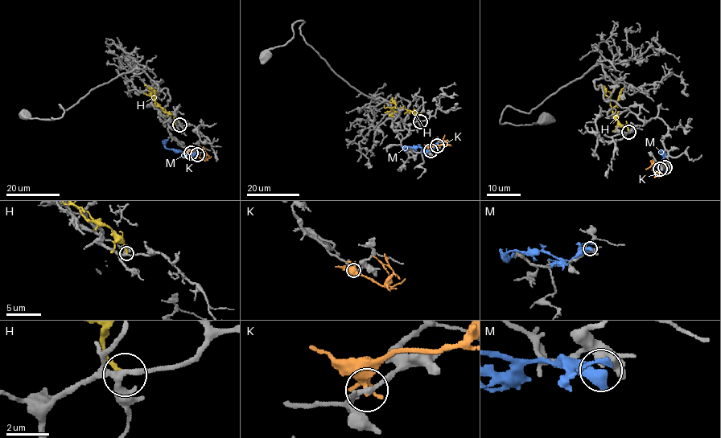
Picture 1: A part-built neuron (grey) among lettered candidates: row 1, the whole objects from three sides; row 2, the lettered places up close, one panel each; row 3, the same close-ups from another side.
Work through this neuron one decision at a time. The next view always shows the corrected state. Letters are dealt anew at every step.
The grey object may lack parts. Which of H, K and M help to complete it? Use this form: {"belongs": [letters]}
{"belongs": []}

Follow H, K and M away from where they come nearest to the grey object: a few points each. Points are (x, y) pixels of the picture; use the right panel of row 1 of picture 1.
H: (628, 132), (626, 125), (621, 124), (612, 116), (610, 100), (616, 80)
K: (665, 167), (659, 170), (657, 175), (653, 165), (645, 169)
M: (660, 169), (665, 167), (661, 163), (664, 151), (661, 149)

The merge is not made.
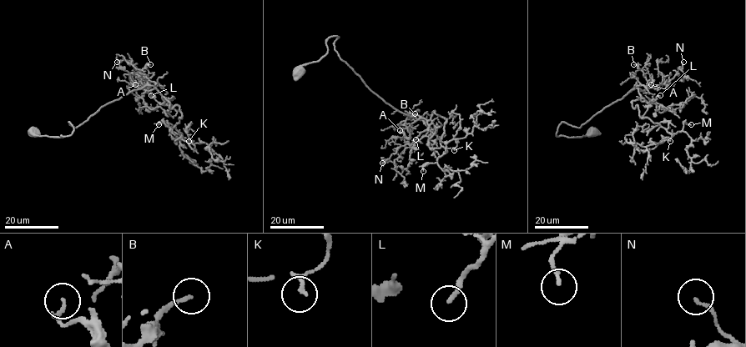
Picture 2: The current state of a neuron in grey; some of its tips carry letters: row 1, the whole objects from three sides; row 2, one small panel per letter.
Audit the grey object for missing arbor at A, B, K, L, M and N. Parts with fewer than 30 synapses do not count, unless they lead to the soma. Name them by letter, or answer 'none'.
L

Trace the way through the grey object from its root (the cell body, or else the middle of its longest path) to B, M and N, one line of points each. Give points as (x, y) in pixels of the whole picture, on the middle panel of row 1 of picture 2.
B: (297, 72), (318, 61), (335, 36), (338, 56), (370, 89), (419, 117), (406, 127), (415, 113)
M: (297, 72), (335, 36), (338, 56), (385, 103), (446, 118), (446, 151), (423, 171)
N: (297, 72), (318, 61), (335, 36), (338, 56), (370, 89), (419, 117), (394, 164), (382, 163)

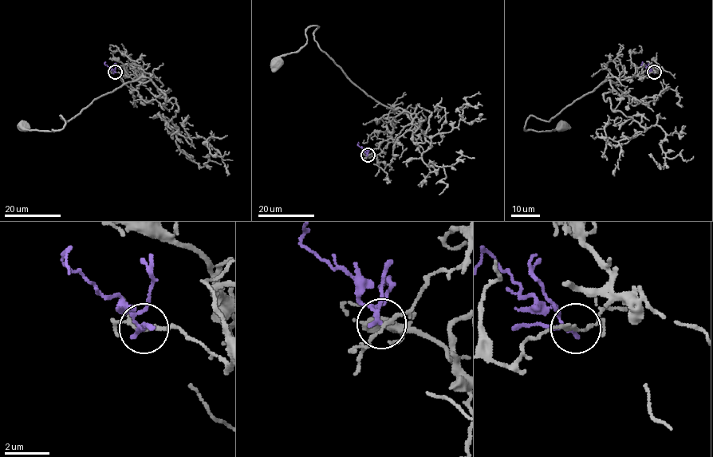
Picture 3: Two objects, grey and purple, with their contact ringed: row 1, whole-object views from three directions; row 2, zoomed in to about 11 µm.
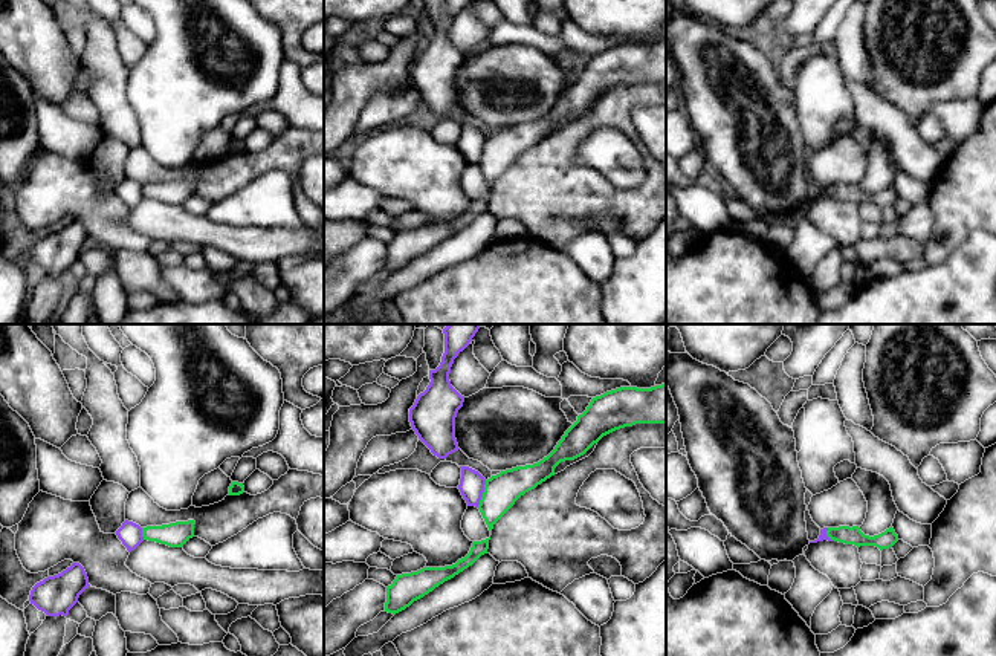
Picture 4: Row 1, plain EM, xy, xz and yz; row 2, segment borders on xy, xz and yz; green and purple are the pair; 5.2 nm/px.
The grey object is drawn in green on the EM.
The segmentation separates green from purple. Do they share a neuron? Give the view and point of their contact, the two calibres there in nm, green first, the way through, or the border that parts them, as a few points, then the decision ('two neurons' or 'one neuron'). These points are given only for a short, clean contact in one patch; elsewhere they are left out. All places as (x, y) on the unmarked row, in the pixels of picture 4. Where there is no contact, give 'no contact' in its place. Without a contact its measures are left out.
contact xz (483, 152); calibres 180 and 130 nm; border xz (486, 138), (477, 164); two neurons

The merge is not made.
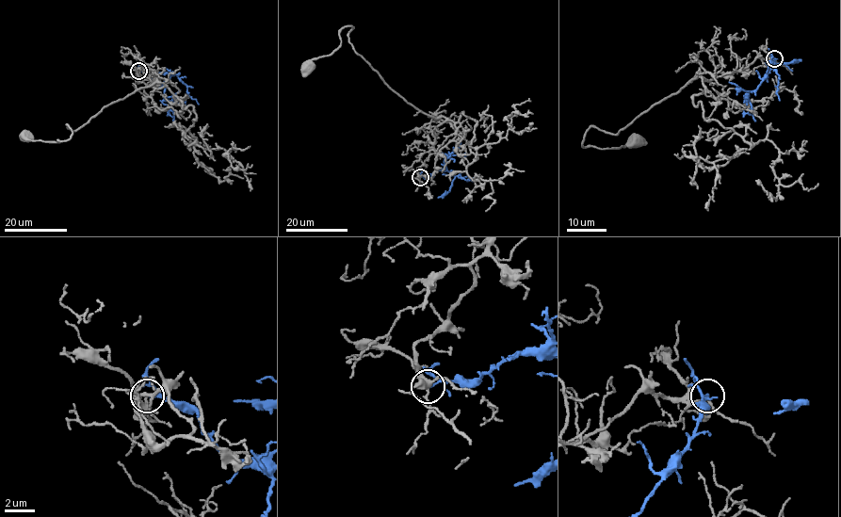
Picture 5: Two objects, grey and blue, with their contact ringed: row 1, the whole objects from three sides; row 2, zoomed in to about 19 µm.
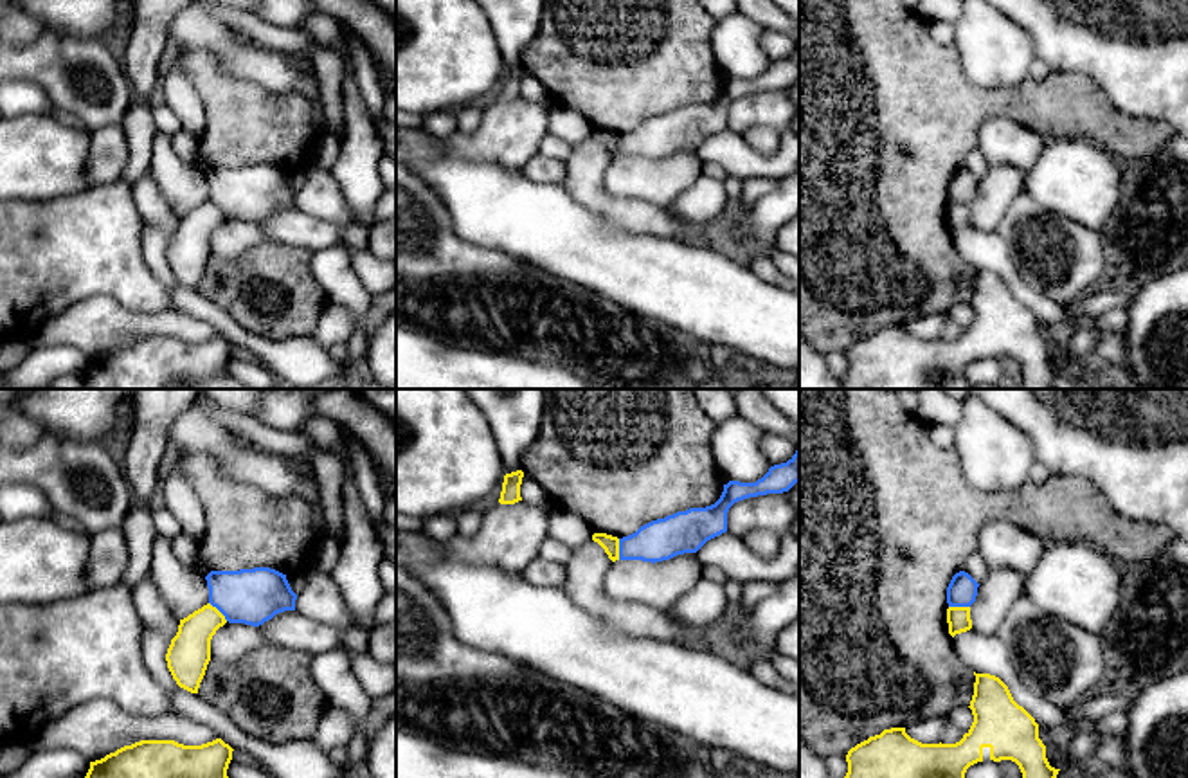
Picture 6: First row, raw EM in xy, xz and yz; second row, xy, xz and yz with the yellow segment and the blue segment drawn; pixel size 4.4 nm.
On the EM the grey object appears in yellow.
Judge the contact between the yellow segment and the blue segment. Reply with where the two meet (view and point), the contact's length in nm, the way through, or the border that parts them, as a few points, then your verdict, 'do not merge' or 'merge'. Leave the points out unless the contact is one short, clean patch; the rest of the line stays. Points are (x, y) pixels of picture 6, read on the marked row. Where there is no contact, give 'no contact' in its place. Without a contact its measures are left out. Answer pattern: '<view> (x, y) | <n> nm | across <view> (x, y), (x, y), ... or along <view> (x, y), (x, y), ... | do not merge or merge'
xz (618, 550) | 100 nm | along xz (618, 539), (620, 559) | do not merge

